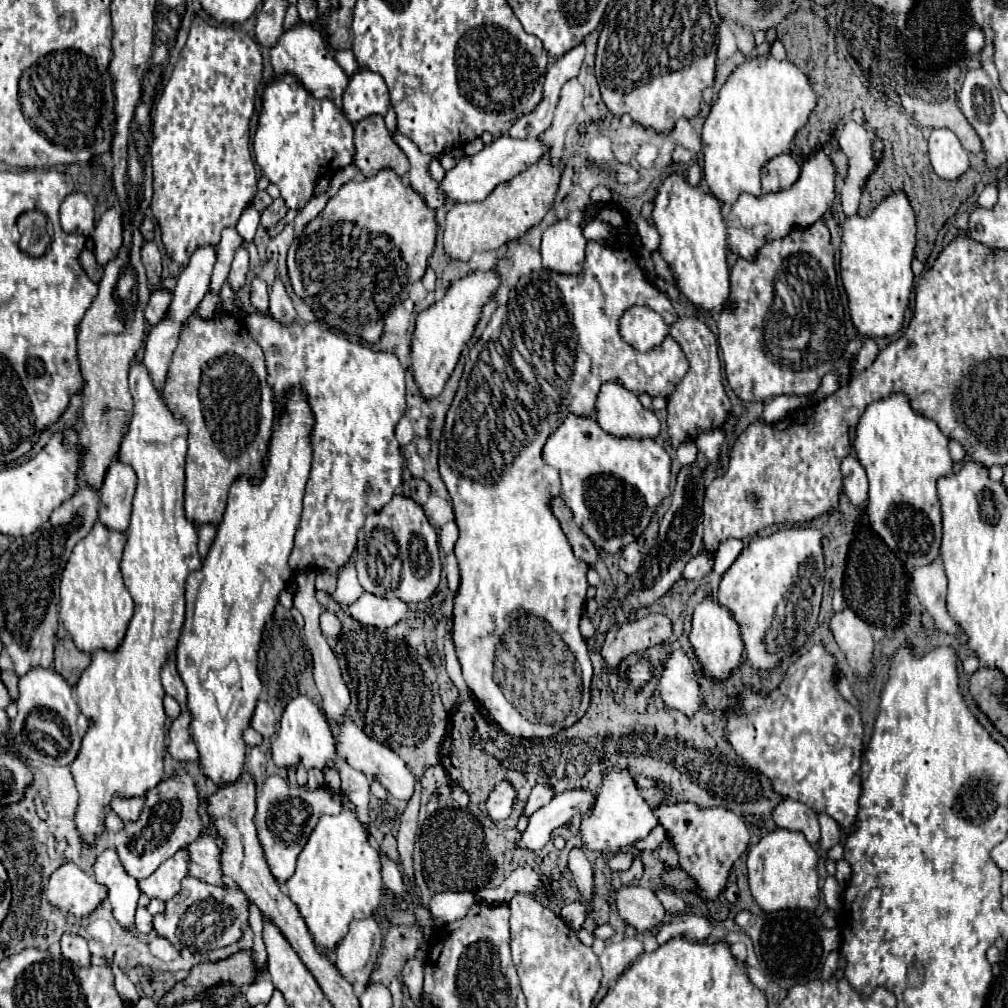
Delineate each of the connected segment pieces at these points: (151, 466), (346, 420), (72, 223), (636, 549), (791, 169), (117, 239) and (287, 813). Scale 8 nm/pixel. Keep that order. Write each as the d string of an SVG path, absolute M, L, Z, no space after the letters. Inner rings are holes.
M142 362L130 366L130 394L134 398L134 412L128 422L128 430L120 442L116 460L128 464L138 478L136 494L132 502L132 518L128 526L128 540L120 562L124 586L134 600L134 616L128 624L126 636L116 650L96 650L92 664L84 670L76 684L78 708L88 718L90 726L82 738L78 758L72 762L72 774L80 792L80 804L76 810L76 826L86 842L94 840L94 834L102 830L104 808L114 794L120 796L144 796L148 788L154 788L164 776L164 688L160 682L162 666L170 660L170 654L178 646L184 626L184 584L190 572L202 566L196 550L196 526L188 522L184 514L184 460L186 460L186 436L188 426L178 418L164 402L162 392L154 386L148 368Z
M254 312L246 318L250 336L260 344L268 364L268 384L276 396L276 414L280 412L280 400L288 386L302 386L308 394L308 404L316 416L312 432L312 470L304 494L302 524L294 538L294 550L290 556L290 568L312 568L338 572L352 556L356 548L358 530L364 526L364 518L372 512L380 512L396 494L402 484L400 446L394 438L394 428L406 410L404 370L392 352L372 350L360 342L350 342L344 336L322 328L318 322L300 326L298 322L280 324L268 314Z
M70 194L60 206L60 224L66 234L90 236L94 230L94 208L84 194Z
M634 540L620 554L620 570L632 576L640 568L640 560L642 560L642 542Z
M780 154L762 166L762 192L780 192L798 180L798 162L790 154Z
M108 208L102 214L92 234L92 240L94 240L94 254L98 264L102 266L108 264L116 256L122 244L122 222L120 222L120 212L116 208Z
M270 776L258 798L256 798L256 828L258 828L258 838L262 842L266 862L270 866L270 872L278 882L286 882L288 876L292 876L296 868L296 858L300 850L304 848L312 828L316 826L318 816L322 814L338 814L342 806L354 808L354 804L342 794L340 798L334 798L328 788L318 788L314 792L306 792L304 786L290 786L284 778L280 776Z

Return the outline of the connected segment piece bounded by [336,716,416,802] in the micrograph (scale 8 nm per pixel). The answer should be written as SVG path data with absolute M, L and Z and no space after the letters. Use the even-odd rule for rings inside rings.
M346 716L344 724L336 728L336 748L340 752L340 756L344 756L344 760L348 760L348 764L360 772L364 772L366 776L376 778L394 798L410 802L412 794L414 794L414 774L408 770L408 766L404 764L404 760L400 760L390 748L384 748L382 744L370 740L364 732L360 732L360 728L356 728L356 724Z

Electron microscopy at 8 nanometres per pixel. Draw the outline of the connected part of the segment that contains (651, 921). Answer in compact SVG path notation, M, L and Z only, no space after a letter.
M624 886L620 890L612 890L612 898L618 914L638 932L648 932L656 928L656 924L660 924L666 912L654 892L648 888Z

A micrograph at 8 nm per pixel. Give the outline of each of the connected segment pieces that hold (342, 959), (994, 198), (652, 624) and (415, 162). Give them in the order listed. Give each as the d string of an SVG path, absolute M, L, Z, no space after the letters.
M374 918L352 920L348 934L336 948L336 968L354 986L366 988L382 946L382 932Z
M988 184L988 186L980 192L980 196L978 196L978 206L990 210L990 208L994 208L996 202L998 202L998 190L996 190L994 184Z
M648 614L646 618L640 618L636 622L624 622L618 628L612 626L606 632L606 640L600 648L600 654L608 668L620 676L618 666L620 662L632 654L642 652L650 646L662 644L672 634L672 622L670 618L662 614Z
M398 130L392 134L392 138L404 150L404 154L410 160L410 172L408 172L408 176L410 176L412 188L424 196L424 200L426 200L426 204L430 208L434 208L434 210L440 208L446 202L446 196L442 194L440 184L428 172L428 166L432 162L432 156L420 152L416 148L416 144L410 138L406 138L404 134L400 134Z

